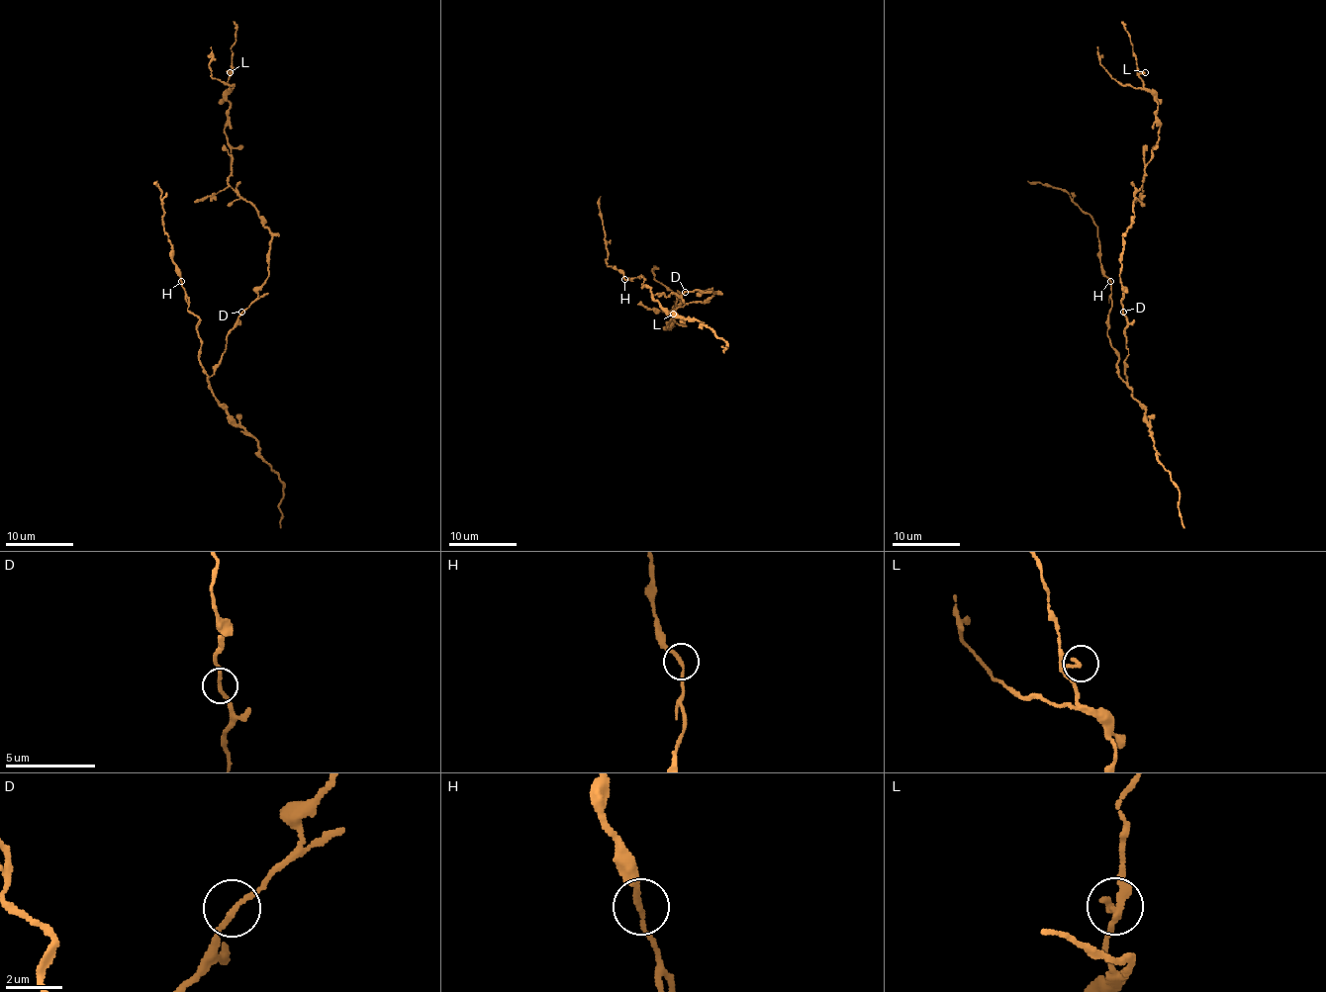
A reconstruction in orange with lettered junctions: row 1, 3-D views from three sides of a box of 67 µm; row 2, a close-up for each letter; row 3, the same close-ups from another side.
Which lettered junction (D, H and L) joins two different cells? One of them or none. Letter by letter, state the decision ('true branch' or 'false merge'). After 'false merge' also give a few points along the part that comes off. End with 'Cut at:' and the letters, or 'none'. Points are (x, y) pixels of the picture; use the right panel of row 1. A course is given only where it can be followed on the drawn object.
D: true branch
H: false merge | (1111, 281), (1104, 275), (1100, 244), (1092, 219), (1066, 192), (1026, 182)
L: true branch
Cut at: H

